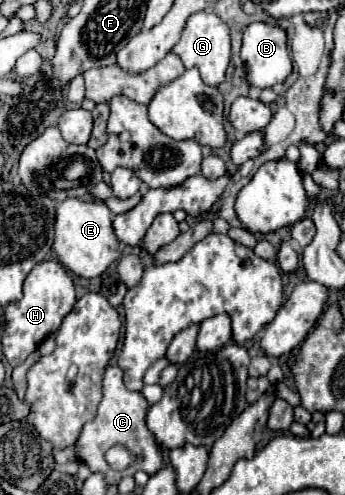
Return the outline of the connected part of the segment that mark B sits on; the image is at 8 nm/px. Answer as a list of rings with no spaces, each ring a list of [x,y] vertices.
[[[251,23],[243,31],[241,61],[247,69],[247,83],[259,89],[283,83],[291,75],[291,57],[287,51],[287,33],[281,27],[267,23]]]

